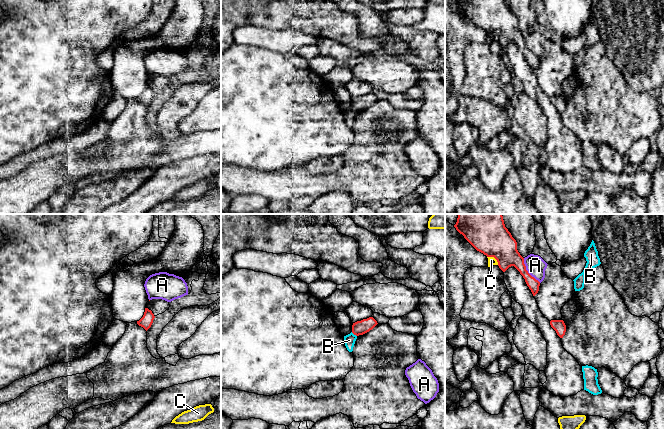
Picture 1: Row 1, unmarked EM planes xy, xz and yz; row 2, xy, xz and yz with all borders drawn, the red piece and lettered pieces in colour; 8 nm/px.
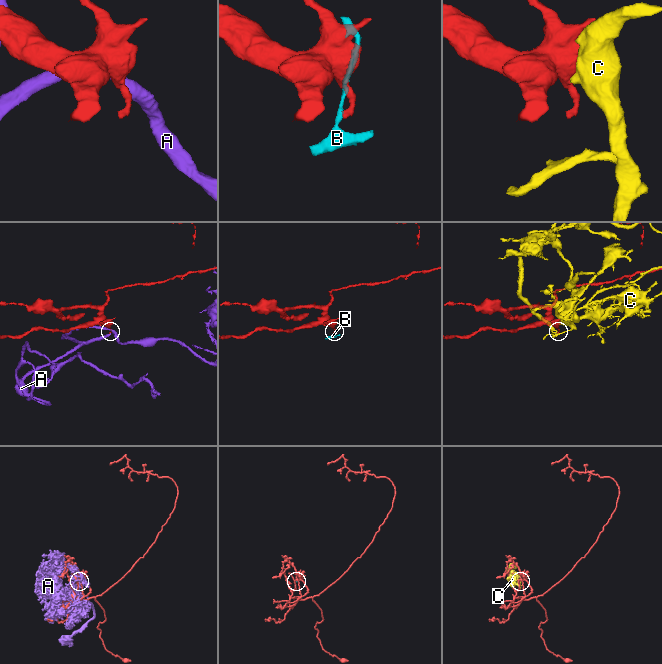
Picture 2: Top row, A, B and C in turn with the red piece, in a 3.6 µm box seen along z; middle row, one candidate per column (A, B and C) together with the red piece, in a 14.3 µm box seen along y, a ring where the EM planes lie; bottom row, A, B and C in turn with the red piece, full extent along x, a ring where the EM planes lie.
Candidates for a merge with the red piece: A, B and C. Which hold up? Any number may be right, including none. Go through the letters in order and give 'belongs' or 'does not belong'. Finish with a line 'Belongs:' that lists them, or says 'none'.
A: does not belong
B: does not belong
C: does not belong
Belongs: none

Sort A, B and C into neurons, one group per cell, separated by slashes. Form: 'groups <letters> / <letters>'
groups A C / B

